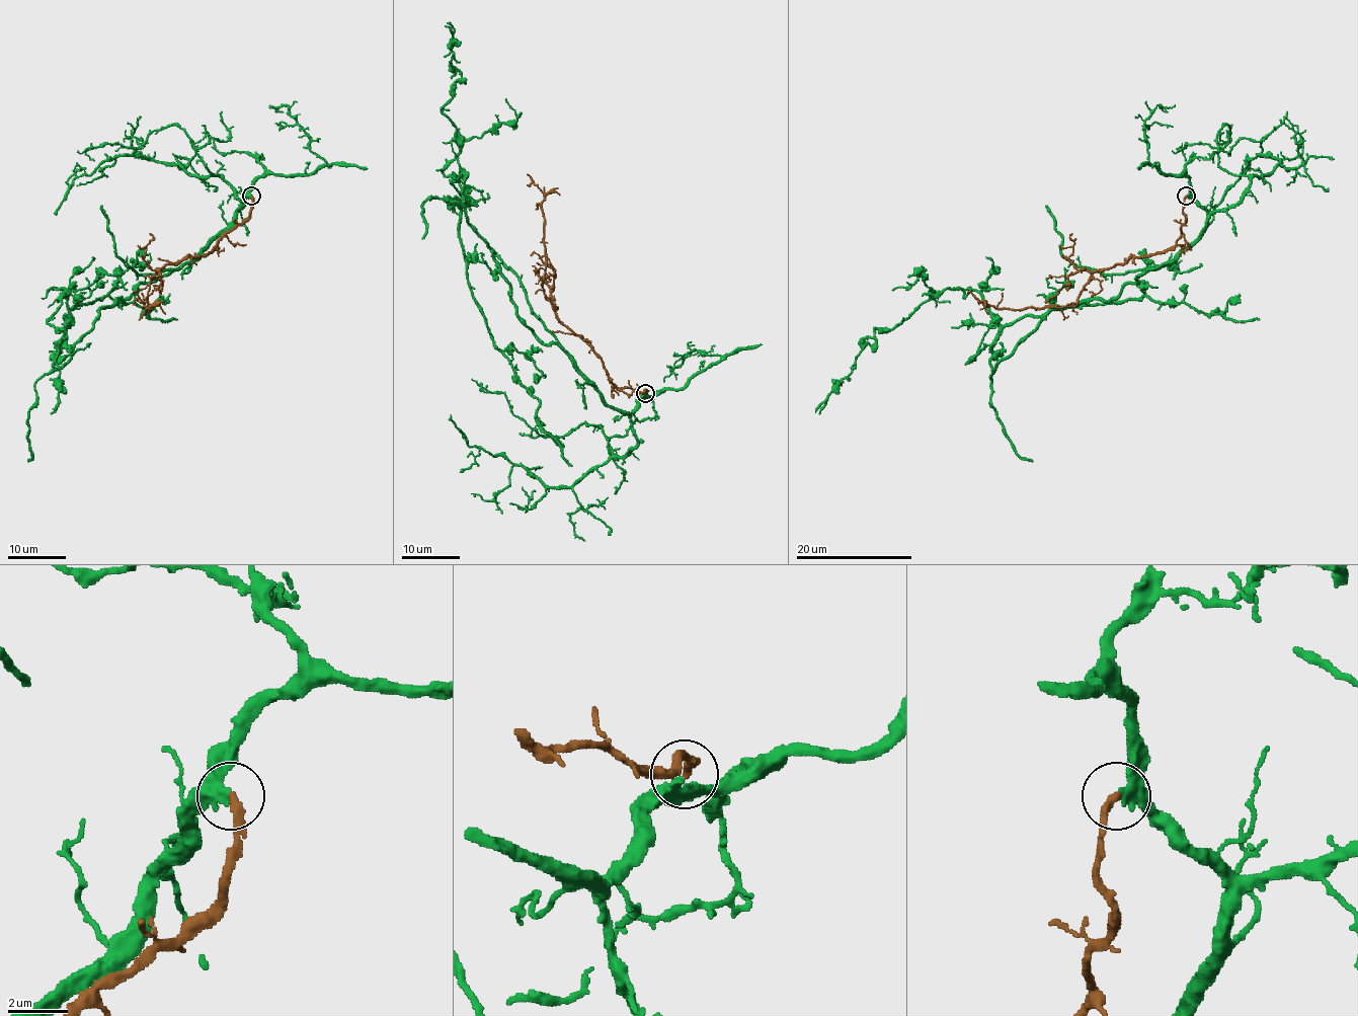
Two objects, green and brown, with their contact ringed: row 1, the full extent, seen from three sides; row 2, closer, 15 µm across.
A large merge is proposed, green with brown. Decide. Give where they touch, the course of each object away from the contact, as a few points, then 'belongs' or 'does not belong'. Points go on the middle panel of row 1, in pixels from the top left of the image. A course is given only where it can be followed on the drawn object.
at (645, 393); green runs (645, 394), (631, 412), (612, 408), (537, 336), (449, 198), (493, 344), (571, 466); brown runs (645, 392), (618, 388), (602, 360), (561, 321), (544, 293), (544, 194), (527, 174); belongs

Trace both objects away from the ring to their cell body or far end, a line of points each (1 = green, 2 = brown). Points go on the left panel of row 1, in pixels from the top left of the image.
1: (251, 197), (194, 258), (103, 306), (71, 357), (54, 364), (64, 316), (76, 306), (109, 296), (177, 319)
2: (251, 197), (251, 214), (208, 254), (187, 257), (158, 271), (150, 285), (151, 308), (132, 293)

